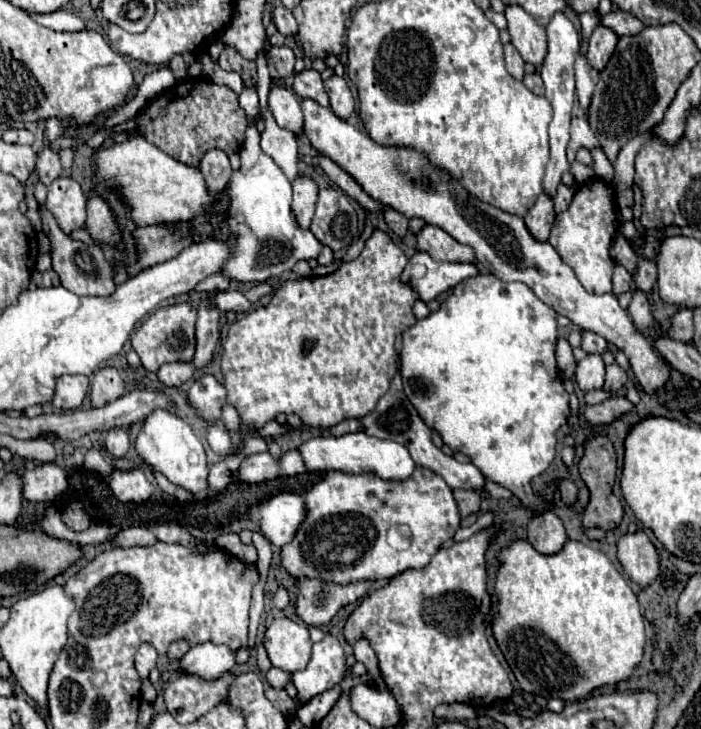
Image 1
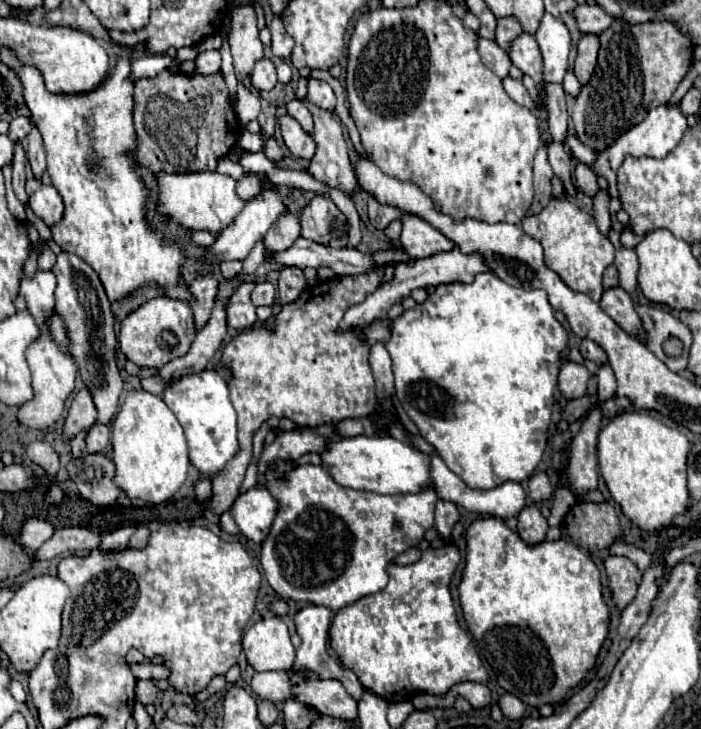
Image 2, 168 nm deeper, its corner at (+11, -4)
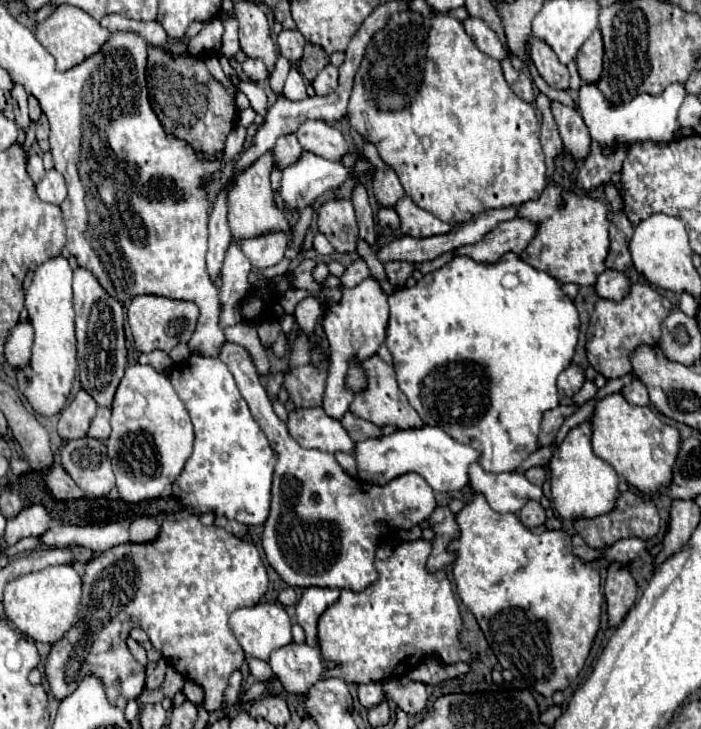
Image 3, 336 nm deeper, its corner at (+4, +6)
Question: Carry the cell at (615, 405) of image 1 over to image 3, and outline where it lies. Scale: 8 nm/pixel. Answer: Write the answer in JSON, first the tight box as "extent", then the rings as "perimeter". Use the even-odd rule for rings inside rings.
{"extent":[621,380,649,406],"perimeter":[[[633,380],[631,384],[623,386],[621,394],[627,398],[629,404],[639,404],[639,406],[647,406],[649,404],[649,396],[647,396],[647,388],[641,380]]]}

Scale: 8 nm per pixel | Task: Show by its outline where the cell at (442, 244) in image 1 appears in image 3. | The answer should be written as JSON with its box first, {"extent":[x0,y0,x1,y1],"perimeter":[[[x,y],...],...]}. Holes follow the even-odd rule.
{"extent":[395,196,451,238],"perimeter":[[[409,196],[401,198],[395,204],[395,210],[401,218],[401,232],[415,238],[427,238],[427,236],[439,236],[451,232],[451,226],[431,212],[419,208]]]}

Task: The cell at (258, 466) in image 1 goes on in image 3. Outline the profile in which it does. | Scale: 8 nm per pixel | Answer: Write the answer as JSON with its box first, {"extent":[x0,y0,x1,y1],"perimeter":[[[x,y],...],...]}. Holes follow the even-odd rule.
{"extent":[289,408,353,452],"perimeter":[[[299,408],[289,414],[289,434],[305,448],[319,448],[325,452],[353,452],[353,440],[339,420],[327,416],[323,408]]]}

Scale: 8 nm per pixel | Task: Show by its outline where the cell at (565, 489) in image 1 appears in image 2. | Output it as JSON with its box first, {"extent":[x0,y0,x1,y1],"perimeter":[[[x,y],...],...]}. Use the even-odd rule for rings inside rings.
{"extent":[528,472,552,504],"perimeter":[[[536,472],[536,474],[530,476],[530,480],[528,480],[528,496],[536,504],[540,504],[540,502],[544,502],[544,500],[548,500],[552,496],[552,484],[550,484],[546,472]]]}

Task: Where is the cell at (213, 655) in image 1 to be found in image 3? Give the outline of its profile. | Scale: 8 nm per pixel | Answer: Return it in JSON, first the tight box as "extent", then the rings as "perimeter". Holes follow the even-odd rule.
{"extent":[127,638,149,668],"perimeter":[[[127,638],[127,646],[129,646],[133,658],[135,658],[143,668],[147,668],[147,666],[149,666],[149,658],[147,658],[147,654],[145,654],[145,648],[143,648],[141,644],[137,644],[133,638]]]}

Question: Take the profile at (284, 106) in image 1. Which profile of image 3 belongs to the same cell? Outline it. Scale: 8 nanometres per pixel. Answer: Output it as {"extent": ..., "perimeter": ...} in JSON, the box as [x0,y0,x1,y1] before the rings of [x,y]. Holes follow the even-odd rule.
{"extent":[295,120,349,162],"perimeter":[[[305,120],[295,134],[307,152],[315,152],[327,160],[339,162],[341,156],[349,150],[343,134],[323,120]]]}

